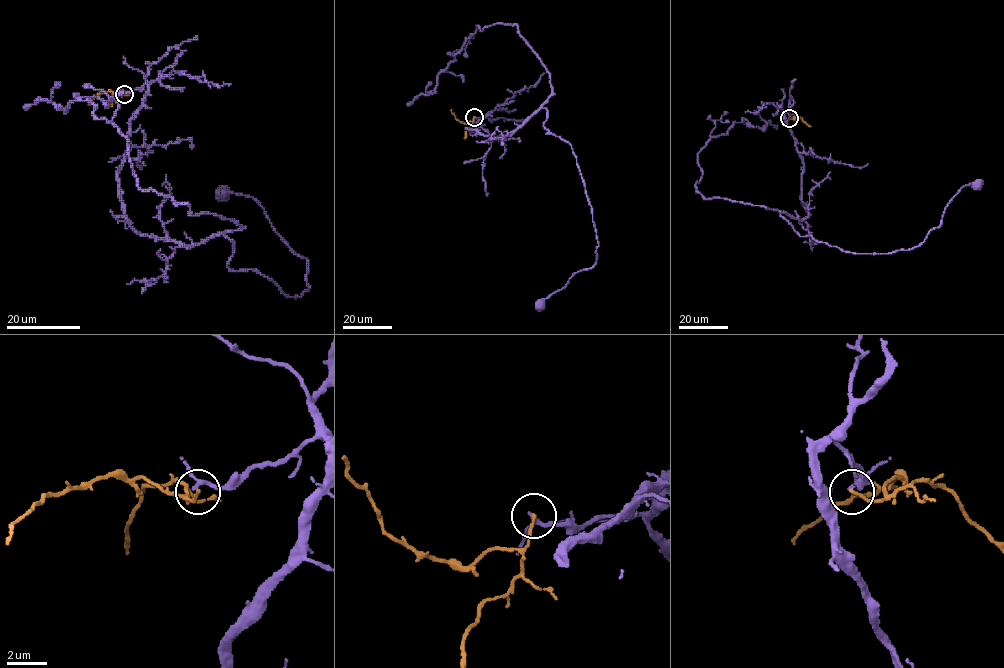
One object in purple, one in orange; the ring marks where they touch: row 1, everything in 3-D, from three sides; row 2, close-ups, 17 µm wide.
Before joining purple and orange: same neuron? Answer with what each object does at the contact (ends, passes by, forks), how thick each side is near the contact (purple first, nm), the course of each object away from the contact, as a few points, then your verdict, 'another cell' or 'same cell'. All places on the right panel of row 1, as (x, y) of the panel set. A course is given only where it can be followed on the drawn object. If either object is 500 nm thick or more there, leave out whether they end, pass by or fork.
purple passes by | orange ends | 170/150 nm | purple via (789, 118), (808, 215), (780, 215), (800, 236), (858, 254), (908, 250), (941, 224), (964, 186), (978, 184) | orange via (789, 118), (795, 117), (782, 125) | another cell

